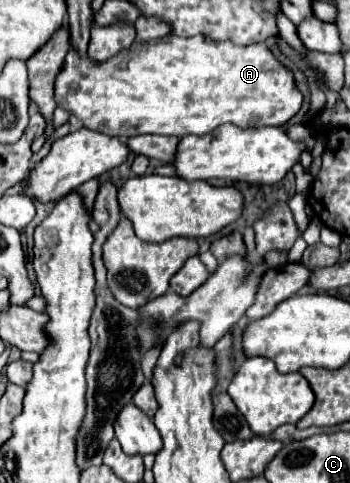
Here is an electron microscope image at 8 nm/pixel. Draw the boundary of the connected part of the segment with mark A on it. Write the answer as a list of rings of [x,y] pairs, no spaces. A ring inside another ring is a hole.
[[[197,34],[191,38],[167,36],[155,42],[133,44],[129,52],[125,50],[105,62],[93,62],[89,56],[79,56],[71,48],[55,78],[55,102],[59,108],[77,116],[85,128],[127,140],[137,134],[203,136],[227,122],[241,128],[283,126],[299,112],[303,96],[295,88],[291,72],[271,56],[263,42],[237,46],[229,40],[219,42]]]

